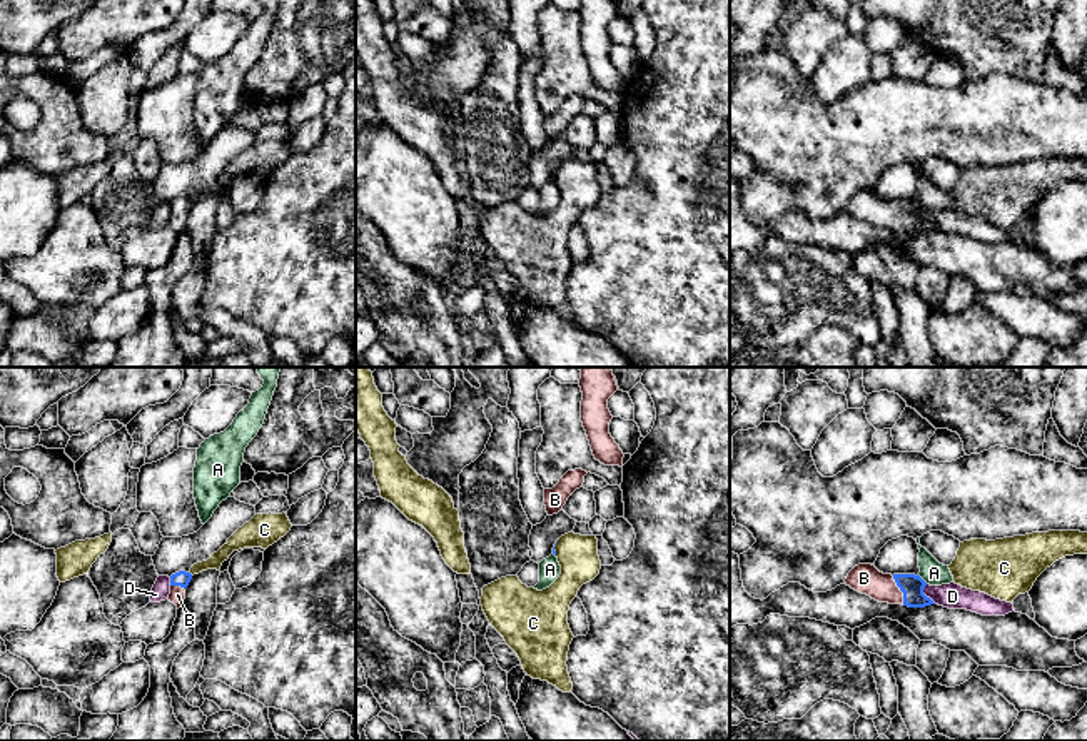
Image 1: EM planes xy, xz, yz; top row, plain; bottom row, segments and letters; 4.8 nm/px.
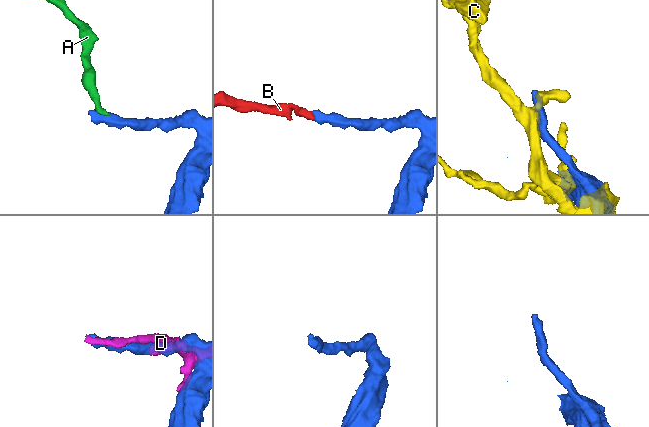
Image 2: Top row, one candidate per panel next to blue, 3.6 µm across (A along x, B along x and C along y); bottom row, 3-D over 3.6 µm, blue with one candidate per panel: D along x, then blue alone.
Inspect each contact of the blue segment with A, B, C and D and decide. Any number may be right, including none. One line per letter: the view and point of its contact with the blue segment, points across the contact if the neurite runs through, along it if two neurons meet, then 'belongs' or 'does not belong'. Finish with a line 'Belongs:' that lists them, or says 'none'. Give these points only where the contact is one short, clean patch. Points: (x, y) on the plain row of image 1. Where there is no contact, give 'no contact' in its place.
A: yz (920, 204) | does not belong
B: yz (900, 216) | across yz (912, 212), (900, 216), (882, 214), (864, 204) | belongs
C: xz (553, 174) | does not belong
D: yz (924, 221) | does not belong
Belongs: B

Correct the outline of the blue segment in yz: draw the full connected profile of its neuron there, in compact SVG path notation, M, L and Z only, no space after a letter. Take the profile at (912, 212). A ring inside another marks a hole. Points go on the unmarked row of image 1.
M872 190L855 192L845 210L878 229L925 234L935 230L923 220L927 209L917 200L883 200Z

